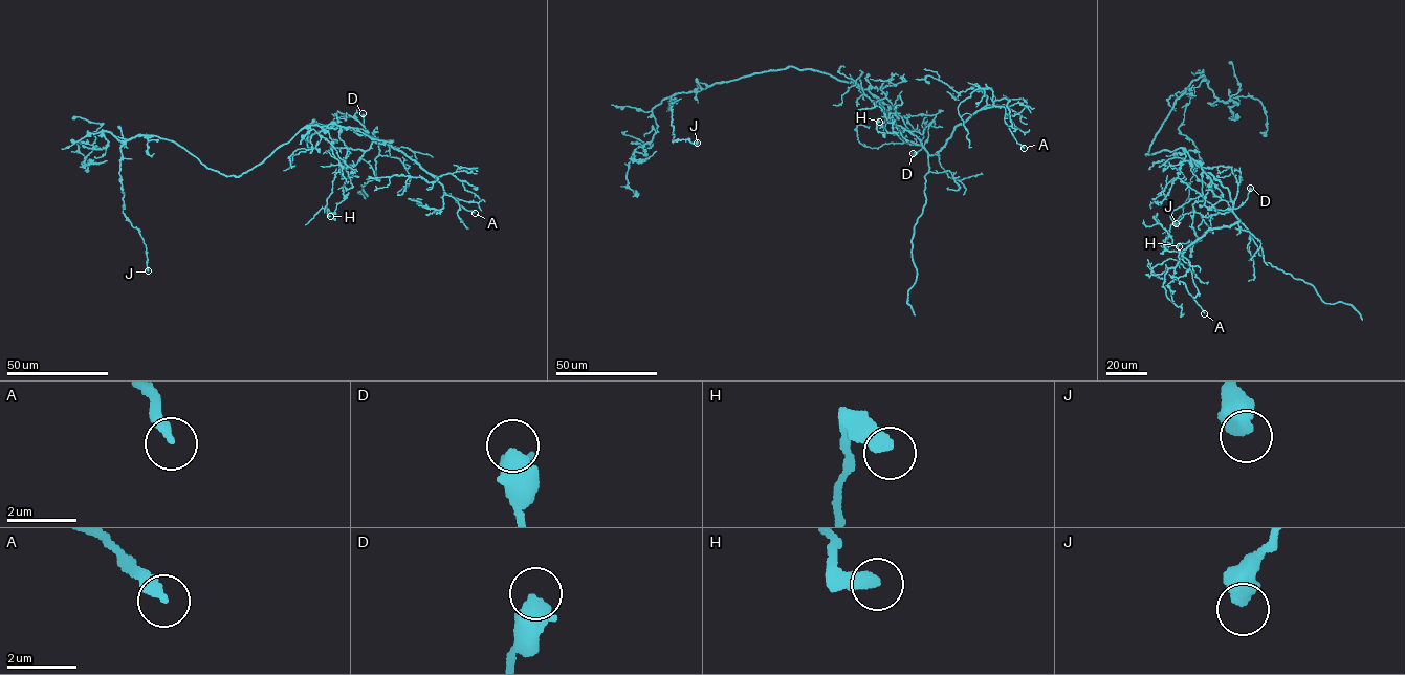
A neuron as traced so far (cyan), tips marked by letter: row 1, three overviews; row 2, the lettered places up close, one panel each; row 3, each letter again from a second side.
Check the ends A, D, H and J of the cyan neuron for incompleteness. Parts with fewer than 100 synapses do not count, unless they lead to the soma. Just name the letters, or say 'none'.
none

